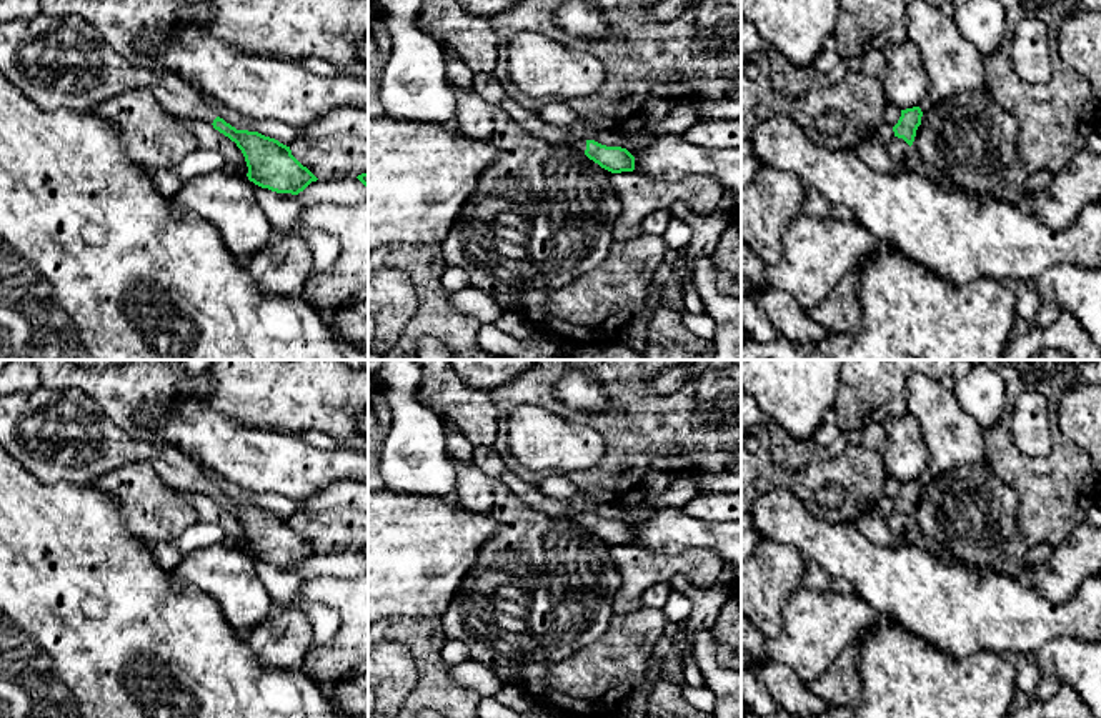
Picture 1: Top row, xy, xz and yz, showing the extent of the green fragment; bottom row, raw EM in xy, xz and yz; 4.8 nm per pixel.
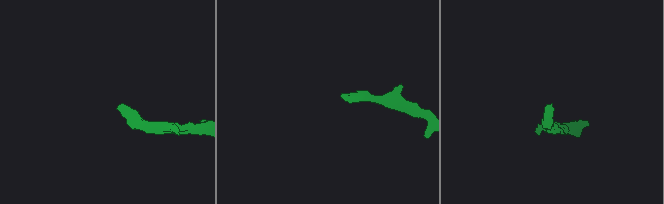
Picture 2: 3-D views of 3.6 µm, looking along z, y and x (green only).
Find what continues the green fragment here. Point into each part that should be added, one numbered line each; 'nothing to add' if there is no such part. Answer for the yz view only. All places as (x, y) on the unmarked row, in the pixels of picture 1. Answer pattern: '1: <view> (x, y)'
nothing to add

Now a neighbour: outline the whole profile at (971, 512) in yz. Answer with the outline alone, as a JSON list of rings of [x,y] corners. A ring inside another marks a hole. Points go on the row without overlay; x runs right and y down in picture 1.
[[[988,461],[956,466],[939,478],[924,471],[919,481],[923,490],[911,525],[923,540],[948,550],[956,560],[976,571],[998,573],[1014,580],[1029,578],[1033,568],[1026,565],[1026,555],[1031,546],[1019,526],[1019,496],[994,473]]]

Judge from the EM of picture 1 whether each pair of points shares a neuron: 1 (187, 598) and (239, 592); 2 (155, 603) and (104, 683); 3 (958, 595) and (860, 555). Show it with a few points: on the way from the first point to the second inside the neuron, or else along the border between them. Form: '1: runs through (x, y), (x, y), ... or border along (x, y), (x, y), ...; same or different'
1: border along (172, 573), (175, 587), (209, 595), (230, 625); different
2: runs through (135, 623), (104, 655), (104, 663); same
3: runs through (933, 592), (920, 592), (885, 575); same

